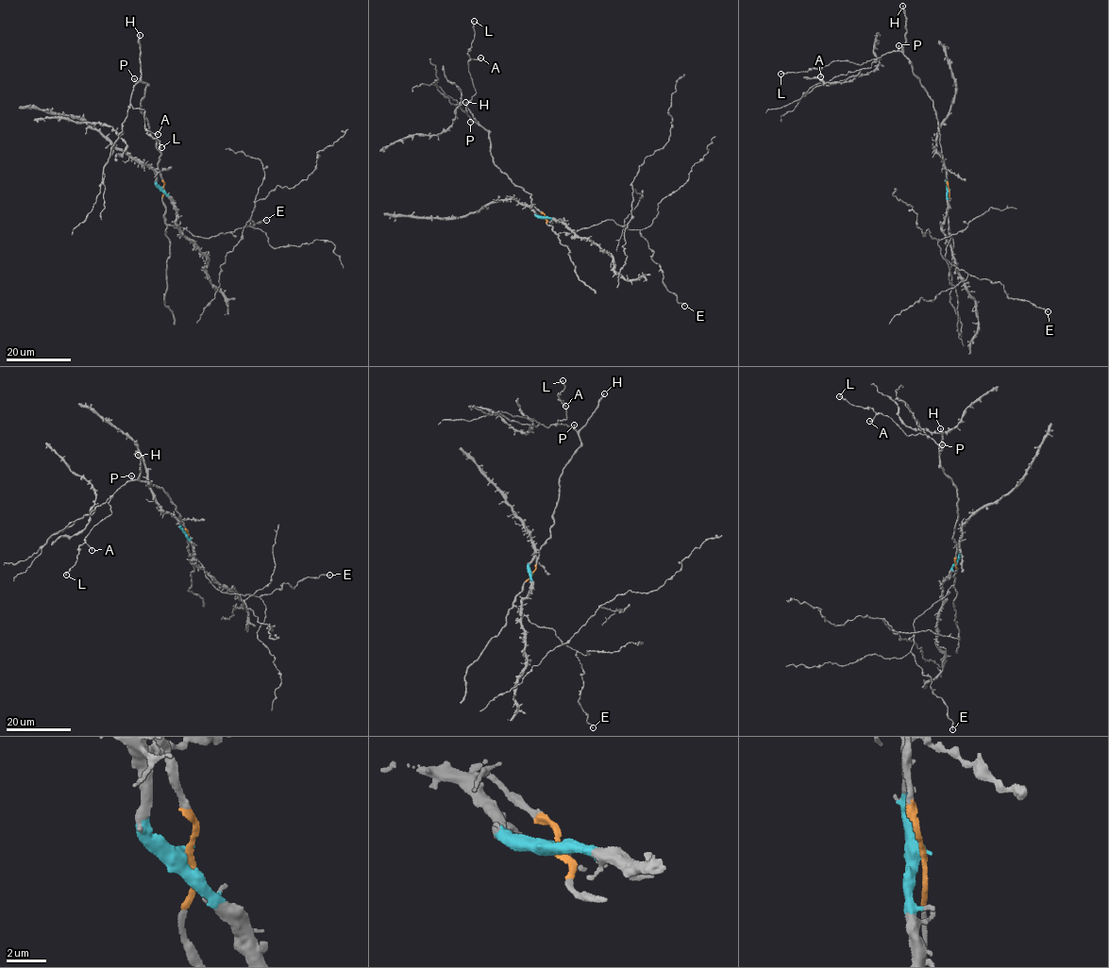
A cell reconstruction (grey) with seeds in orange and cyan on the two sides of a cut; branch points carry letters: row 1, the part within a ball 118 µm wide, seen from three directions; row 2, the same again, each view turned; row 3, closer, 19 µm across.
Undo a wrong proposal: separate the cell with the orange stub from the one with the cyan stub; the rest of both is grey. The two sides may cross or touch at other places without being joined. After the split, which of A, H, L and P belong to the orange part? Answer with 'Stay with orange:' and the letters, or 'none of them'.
Stay with orange: A, H, L, P

